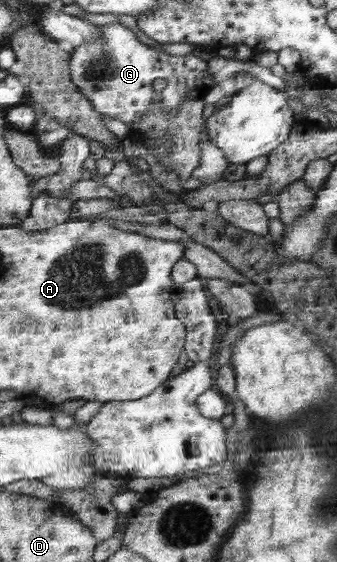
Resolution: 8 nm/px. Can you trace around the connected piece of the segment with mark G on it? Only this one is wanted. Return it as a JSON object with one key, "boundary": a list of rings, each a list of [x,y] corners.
{"boundary":[[[120,22],[101,26],[102,38],[87,42],[74,49],[69,65],[72,80],[81,93],[84,93],[94,108],[107,118],[118,119],[126,125],[138,122],[159,100],[171,115],[176,114],[180,105],[189,98],[204,98],[217,85],[209,71],[207,61],[201,60],[192,53],[182,56],[168,55],[160,49],[151,48],[141,43],[137,35]]]}

